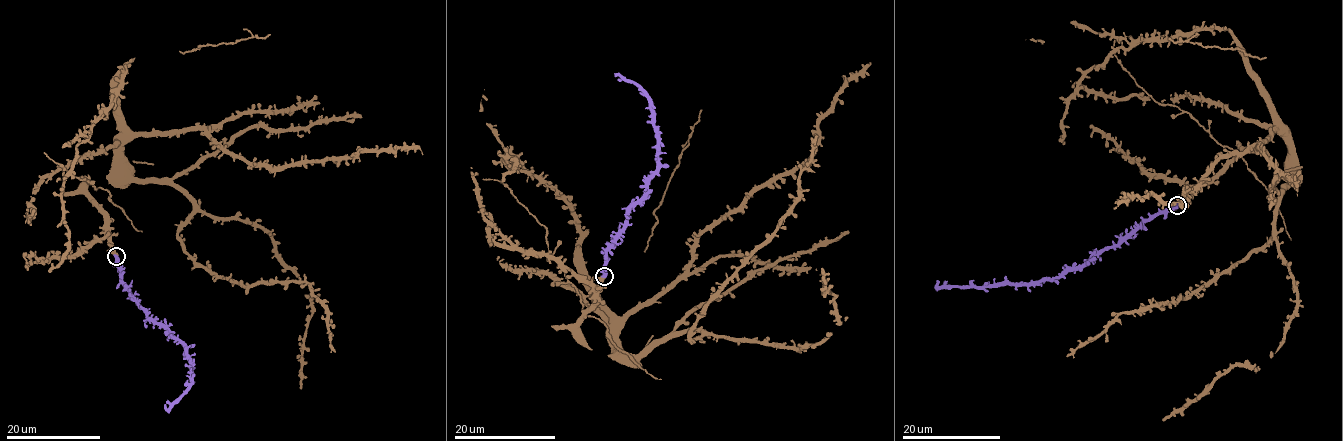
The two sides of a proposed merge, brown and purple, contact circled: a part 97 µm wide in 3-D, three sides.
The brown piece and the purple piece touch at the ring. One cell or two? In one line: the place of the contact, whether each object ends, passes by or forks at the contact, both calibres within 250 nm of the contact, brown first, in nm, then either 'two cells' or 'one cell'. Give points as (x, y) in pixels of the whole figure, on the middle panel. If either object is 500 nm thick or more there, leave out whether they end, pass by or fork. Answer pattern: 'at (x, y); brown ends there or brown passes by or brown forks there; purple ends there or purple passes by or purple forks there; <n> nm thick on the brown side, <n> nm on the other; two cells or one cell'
at (604, 276); 420 nm thick on the brown side, 550 nm on the other; one cell

